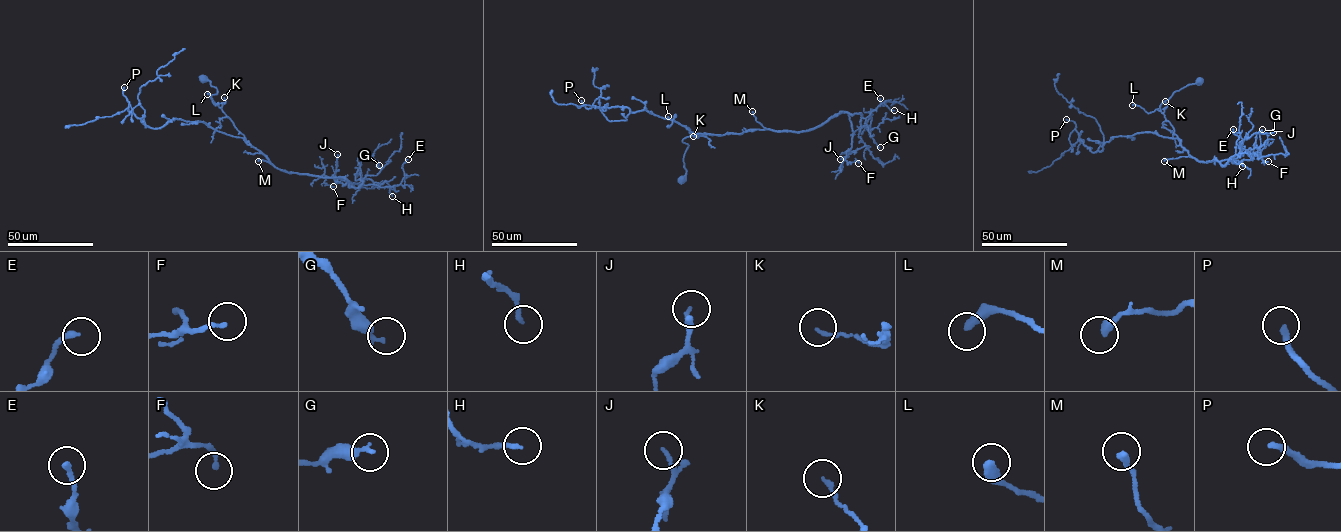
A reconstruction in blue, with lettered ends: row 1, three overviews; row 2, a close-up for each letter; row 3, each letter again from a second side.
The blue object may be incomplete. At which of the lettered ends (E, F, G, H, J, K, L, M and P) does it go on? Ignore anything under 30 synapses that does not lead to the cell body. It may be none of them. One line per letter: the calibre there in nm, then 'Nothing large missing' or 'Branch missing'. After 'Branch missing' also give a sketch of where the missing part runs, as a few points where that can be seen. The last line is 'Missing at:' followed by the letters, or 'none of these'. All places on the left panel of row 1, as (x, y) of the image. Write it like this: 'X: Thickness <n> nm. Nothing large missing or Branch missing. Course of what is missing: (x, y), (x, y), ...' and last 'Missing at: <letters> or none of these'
E: Thickness 200 nm. Nothing large missing
F: Thickness 160 nm. Nothing large missing
G: Thickness 170 nm. Nothing large missing
H: Thickness 160 nm. Nothing large missing
J: Thickness 120 nm. Nothing large missing
K: Thickness 130 nm. Nothing large missing
L: Thickness 380 nm. Nothing large missing
M: Thickness 300 nm. Nothing large missing
P: Thickness 240 nm. Branch missing. Course of what is missing: (124, 87), (126, 70), (103, 84), (88, 84), (86, 78)
Missing at: P

